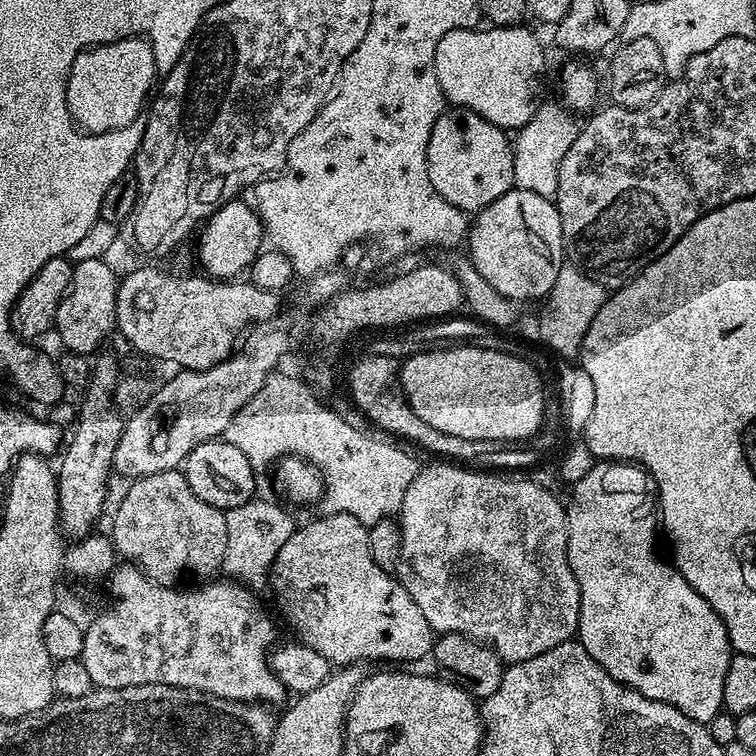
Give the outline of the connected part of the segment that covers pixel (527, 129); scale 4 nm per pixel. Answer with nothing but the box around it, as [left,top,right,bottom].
[514,103,578,198]

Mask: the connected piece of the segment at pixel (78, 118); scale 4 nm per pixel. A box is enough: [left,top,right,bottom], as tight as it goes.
[67,37,157,135]

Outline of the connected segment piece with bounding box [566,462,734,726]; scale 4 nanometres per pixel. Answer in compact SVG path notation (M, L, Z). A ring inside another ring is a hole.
M596 462L581 481L571 485L570 490L572 490L572 501L567 501L566 504L568 561L574 570L574 578L578 578L580 583L580 626L578 629L580 644L586 650L586 654L590 654L590 658L594 658L594 662L598 662L598 666L605 668L619 684L625 684L626 687L640 692L646 698L666 702L670 706L682 710L682 714L686 714L686 718L697 720L699 724L706 726L724 707L722 686L726 686L726 670L730 670L730 662L734 655L732 643L726 634L726 626L722 622L722 618L718 618L718 614L712 609L710 602L706 602L706 598L702 598L702 594L698 594L698 590L694 590L694 586L690 586L690 582L686 582L686 578L682 578L680 571L665 557L664 561L656 553L658 497L652 477L643 468L632 462Z

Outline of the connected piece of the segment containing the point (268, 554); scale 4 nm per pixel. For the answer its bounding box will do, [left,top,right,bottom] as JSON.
[222,499,298,590]

